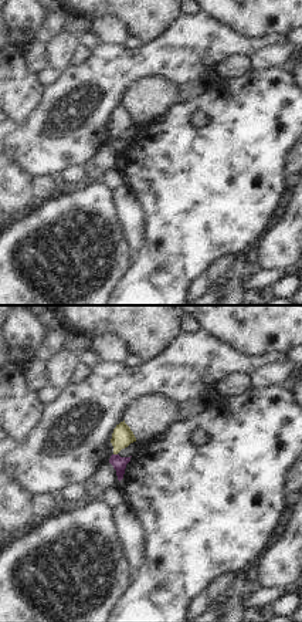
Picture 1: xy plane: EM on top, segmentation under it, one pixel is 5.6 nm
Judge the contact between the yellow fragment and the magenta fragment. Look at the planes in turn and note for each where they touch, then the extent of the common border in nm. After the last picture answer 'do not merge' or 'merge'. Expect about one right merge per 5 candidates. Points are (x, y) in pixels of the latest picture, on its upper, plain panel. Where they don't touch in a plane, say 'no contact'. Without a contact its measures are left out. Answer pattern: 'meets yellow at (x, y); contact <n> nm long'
meets yellow at (115, 135); contact 30 nm long

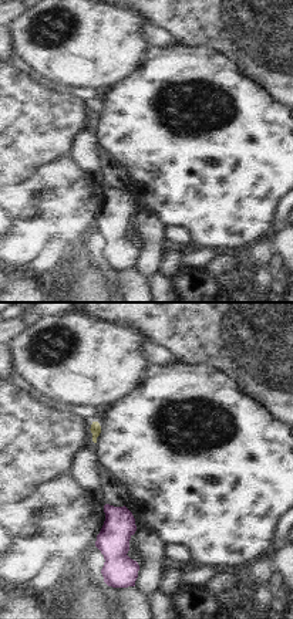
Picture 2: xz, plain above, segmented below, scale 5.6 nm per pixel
no contact

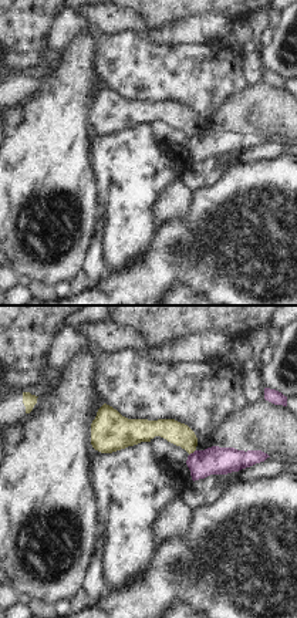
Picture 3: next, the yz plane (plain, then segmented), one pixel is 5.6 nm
meets yellow at (192, 134); contact 50 nm long

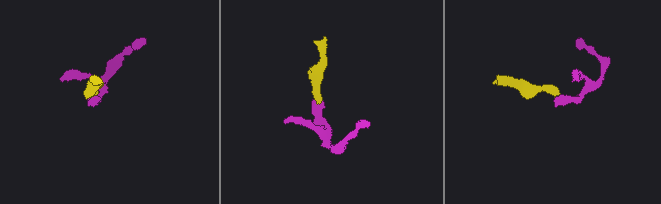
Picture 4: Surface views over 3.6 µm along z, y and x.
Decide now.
do not merge

